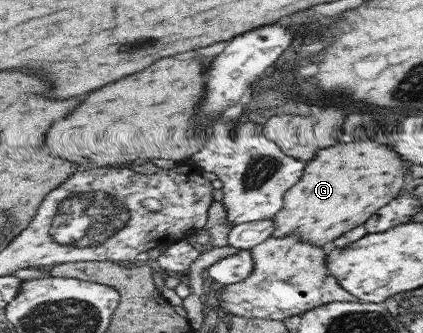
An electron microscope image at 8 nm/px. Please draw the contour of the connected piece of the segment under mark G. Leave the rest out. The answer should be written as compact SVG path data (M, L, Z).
M357 140L353 144L335 144L327 150L319 150L319 158L306 161L307 168L299 180L287 189L283 208L272 218L273 231L271 238L283 238L295 234L299 242L307 242L311 246L327 247L329 242L339 238L340 234L362 225L376 210L391 202L395 194L402 188L405 166L397 154L393 154L387 146L379 146L371 140Z

